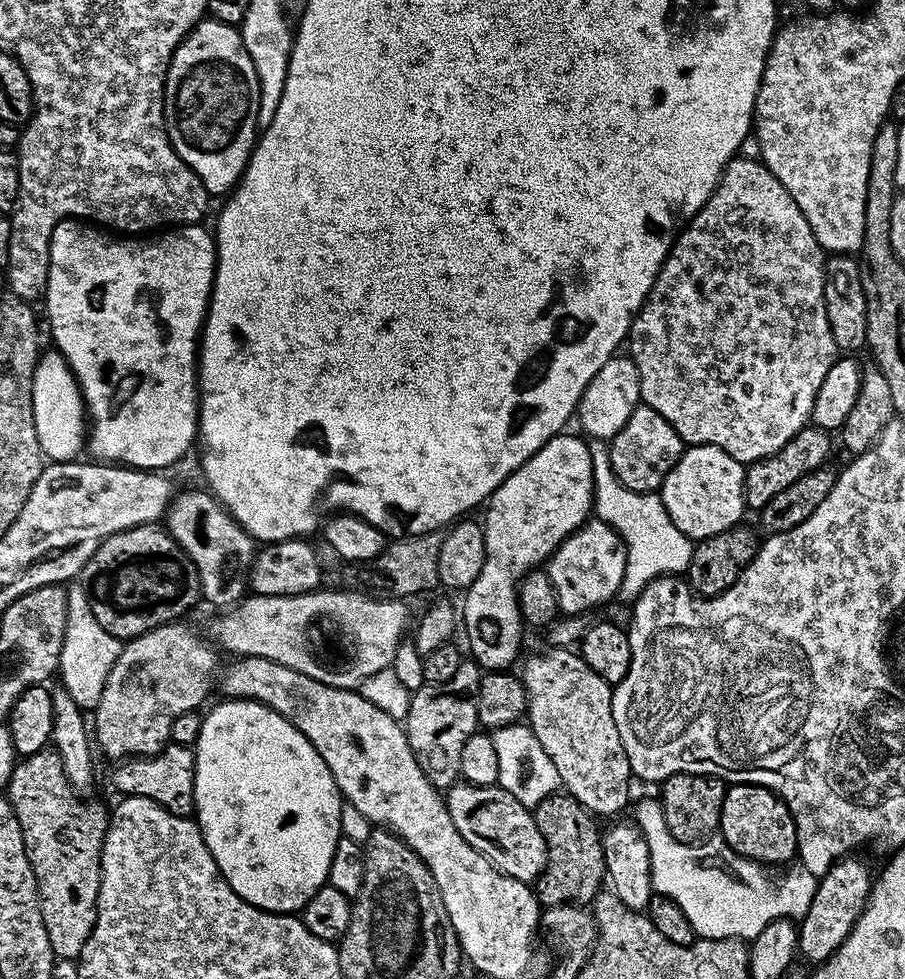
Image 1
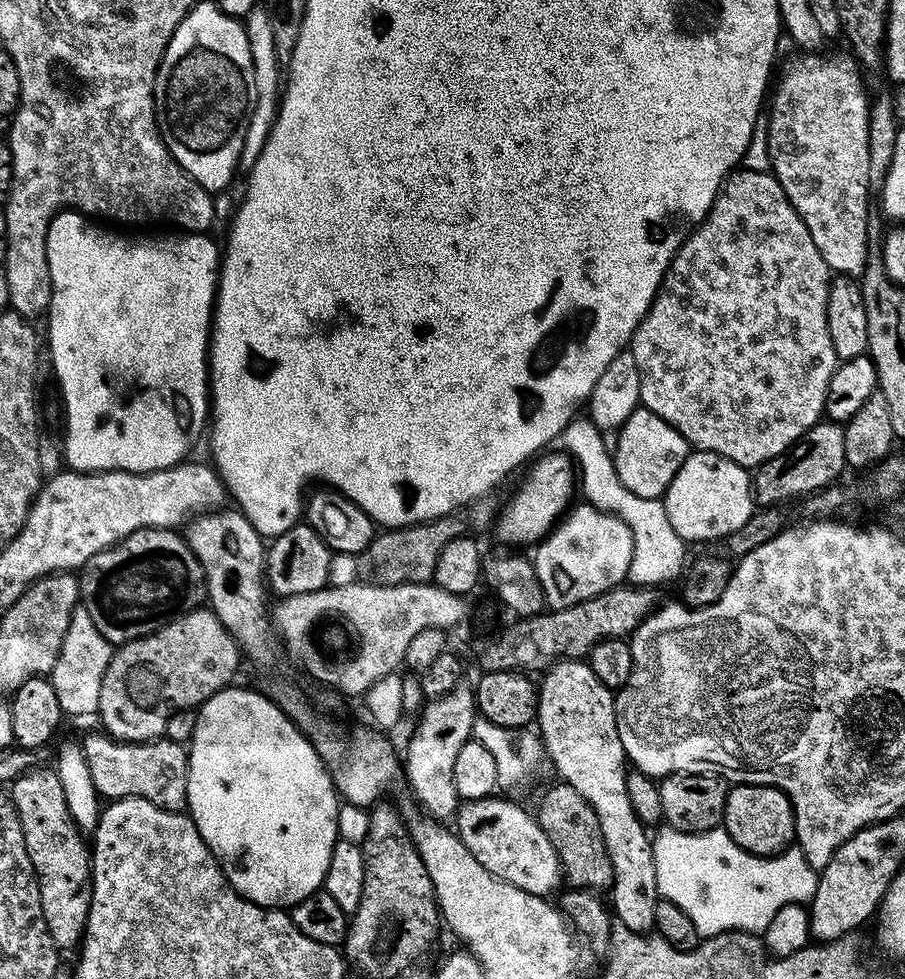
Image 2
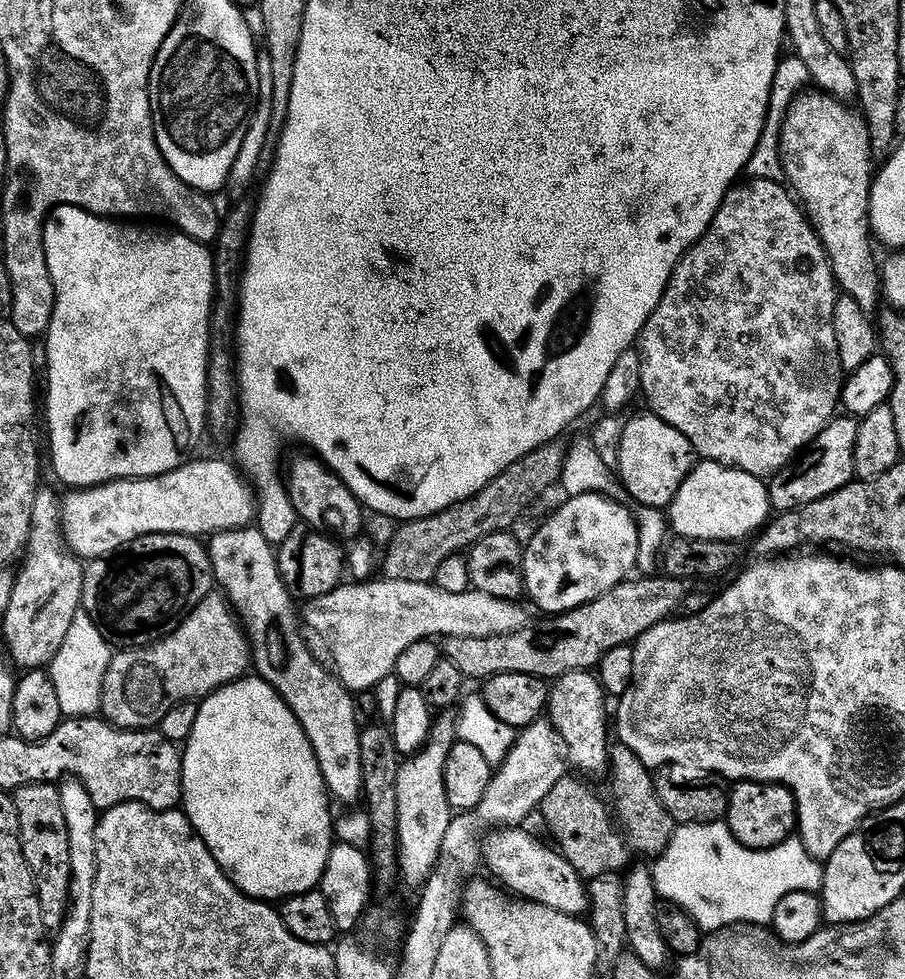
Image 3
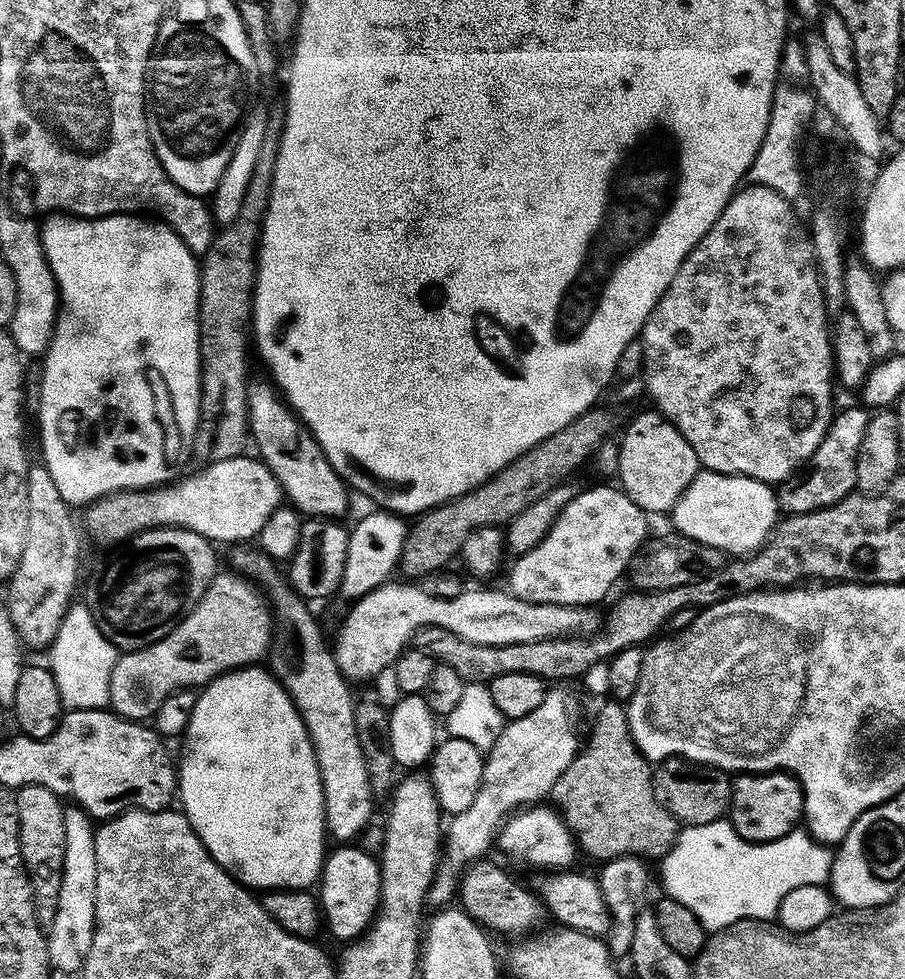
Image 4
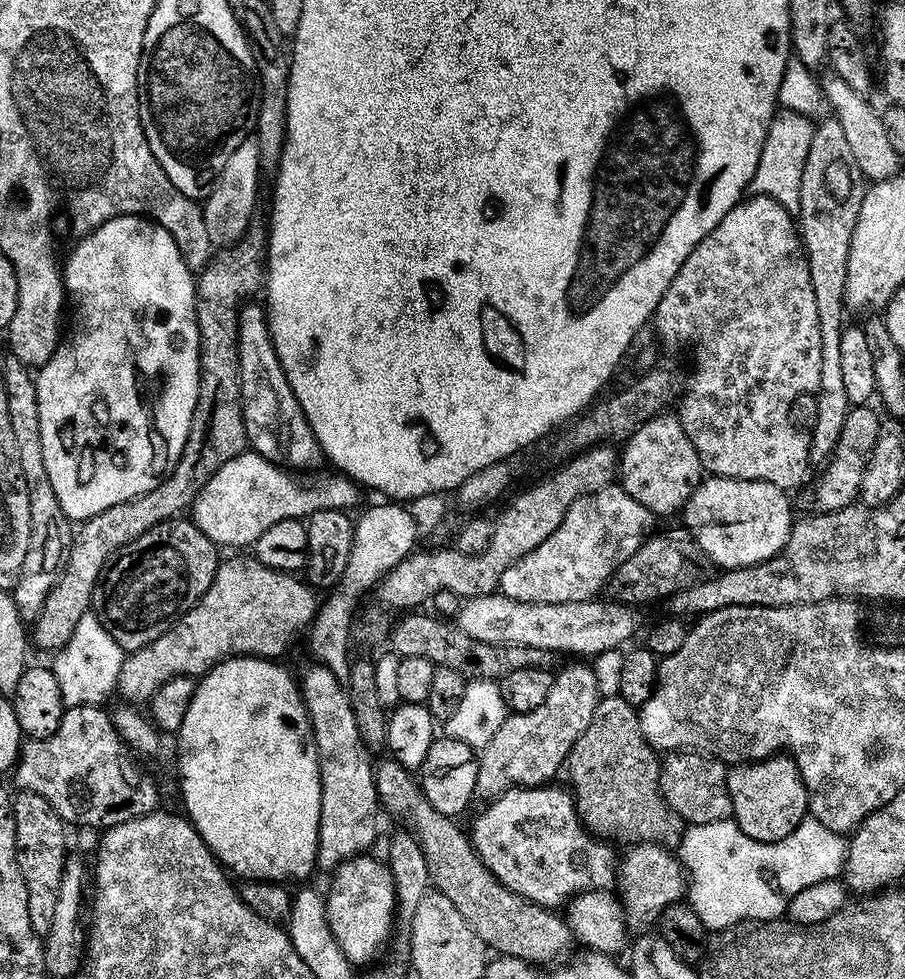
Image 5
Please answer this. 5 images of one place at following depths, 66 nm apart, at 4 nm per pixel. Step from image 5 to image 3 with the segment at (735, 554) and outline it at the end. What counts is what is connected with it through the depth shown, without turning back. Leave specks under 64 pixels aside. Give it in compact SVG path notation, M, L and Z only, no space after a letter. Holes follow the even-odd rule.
M697 459L690 474L682 478L682 486L678 486L678 494L666 509L667 523L676 536L686 538L714 538L715 540L743 541L747 532L755 533L769 519L768 486L761 477L746 474L746 470L731 468L713 460Z

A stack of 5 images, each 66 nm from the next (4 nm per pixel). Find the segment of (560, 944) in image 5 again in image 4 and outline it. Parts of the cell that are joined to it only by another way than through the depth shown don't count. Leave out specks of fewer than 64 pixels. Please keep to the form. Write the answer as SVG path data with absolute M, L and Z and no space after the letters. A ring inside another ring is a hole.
M481 858L469 865L466 871L468 872L459 877L458 880L458 900L462 905L464 911L477 922L483 926L489 933L501 932L504 936L516 936L515 938L524 938L529 934L535 933L540 923L546 917L546 909L543 900L535 891L532 892L528 888L523 888L514 877L508 872L503 872L496 864L491 864L491 859Z

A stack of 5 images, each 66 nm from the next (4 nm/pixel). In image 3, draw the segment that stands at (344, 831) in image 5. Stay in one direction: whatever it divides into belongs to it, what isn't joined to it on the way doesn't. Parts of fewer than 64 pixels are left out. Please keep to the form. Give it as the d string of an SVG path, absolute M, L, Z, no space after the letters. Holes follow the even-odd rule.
M255 526L213 532L207 537L206 547L215 587L232 605L246 629L248 647L252 649L250 664L255 675L282 697L302 726L320 763L329 797L333 801L341 800L344 806L355 805L352 803L355 800L357 803L364 791L361 725L356 724L356 704L352 701L355 699L344 683L332 675L318 656L316 661L315 654L308 649L297 601L280 577L276 548Z

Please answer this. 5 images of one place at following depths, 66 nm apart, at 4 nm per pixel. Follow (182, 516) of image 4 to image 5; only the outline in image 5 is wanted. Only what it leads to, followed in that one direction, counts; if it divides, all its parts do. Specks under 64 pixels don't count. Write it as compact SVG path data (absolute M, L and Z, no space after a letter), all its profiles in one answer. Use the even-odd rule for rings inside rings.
M246 450L240 456L230 458L230 462L226 462L226 466L219 468L202 486L192 501L190 519L213 544L229 544L236 548L232 550L244 550L247 544L248 547L255 545L256 539L270 530L270 526L283 520L296 522L299 516L307 518L327 508L352 510L361 489L355 480L349 480L343 474L335 475L297 478L281 465Z

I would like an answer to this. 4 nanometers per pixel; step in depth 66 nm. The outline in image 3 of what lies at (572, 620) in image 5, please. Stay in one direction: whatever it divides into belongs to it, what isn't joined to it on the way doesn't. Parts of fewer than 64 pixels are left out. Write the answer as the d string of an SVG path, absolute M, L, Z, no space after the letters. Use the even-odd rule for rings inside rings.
M369 578L359 582L342 582L330 594L307 601L302 608L302 624L309 633L316 635L318 643L324 647L323 659L336 679L344 683L353 694L375 689L382 678L393 675L398 654L410 646L410 642L443 638L445 636L501 636L525 627L529 623L528 612L523 603L514 600L494 598L494 594L482 594L469 590L462 594L450 594L447 590L438 590L429 582L402 582Z

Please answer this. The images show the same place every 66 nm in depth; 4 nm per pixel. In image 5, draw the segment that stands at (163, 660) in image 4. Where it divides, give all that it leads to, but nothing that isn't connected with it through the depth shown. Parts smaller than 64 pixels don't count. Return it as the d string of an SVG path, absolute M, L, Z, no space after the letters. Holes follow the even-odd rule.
M236 554L233 560L217 563L216 573L204 597L188 611L177 624L170 626L162 638L154 638L136 652L127 653L118 674L117 693L125 696L127 703L140 706L152 699L152 695L171 676L190 676L199 678L210 671L215 664L231 660L233 656L258 656L261 658L280 658L280 655L296 640L300 631L312 624L322 603L317 589L307 579L290 572L279 572L277 568L267 568L255 558L247 560L244 554Z

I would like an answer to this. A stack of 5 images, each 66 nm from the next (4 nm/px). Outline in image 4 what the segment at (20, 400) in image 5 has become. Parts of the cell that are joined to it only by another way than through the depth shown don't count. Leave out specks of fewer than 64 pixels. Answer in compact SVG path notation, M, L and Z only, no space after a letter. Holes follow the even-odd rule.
M36 462L31 465L28 469L28 505L30 506L30 522L26 526L26 546L22 546L22 558L18 562L18 566L14 570L14 574L12 575L11 580L7 581L6 588L8 588L8 601L6 601L6 607L8 613L10 614L10 622L14 622L14 630L18 630L18 634L20 635L20 643L24 645L25 649L32 650L32 648L43 648L47 649L49 645L51 645L52 640L58 634L59 627L62 626L64 615L68 612L69 605L73 603L74 597L72 595L76 592L76 579L80 576L80 532L81 529L78 527L76 529L76 524L72 521L72 512L73 509L68 505L68 503L62 498L62 494L58 494L58 486L54 486L54 478L50 478L50 470L44 467L43 463Z

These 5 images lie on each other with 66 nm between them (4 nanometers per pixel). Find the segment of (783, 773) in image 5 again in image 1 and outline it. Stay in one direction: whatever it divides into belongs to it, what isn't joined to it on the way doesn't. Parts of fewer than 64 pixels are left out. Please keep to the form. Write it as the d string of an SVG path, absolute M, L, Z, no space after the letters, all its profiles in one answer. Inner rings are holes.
M733 784L725 791L718 832L739 856L755 860L764 866L784 863L787 865L798 856L796 823L792 811L775 792L757 784Z

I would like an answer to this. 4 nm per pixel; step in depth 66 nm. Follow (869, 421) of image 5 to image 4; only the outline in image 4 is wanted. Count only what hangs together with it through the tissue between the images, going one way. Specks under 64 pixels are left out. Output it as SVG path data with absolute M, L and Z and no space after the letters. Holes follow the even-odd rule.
M863 406L844 408L835 413L832 425L822 438L818 450L804 463L795 476L781 482L775 489L776 507L781 513L797 516L834 506L842 498L856 491L856 467L858 466L858 448L862 438L866 438L869 409Z

